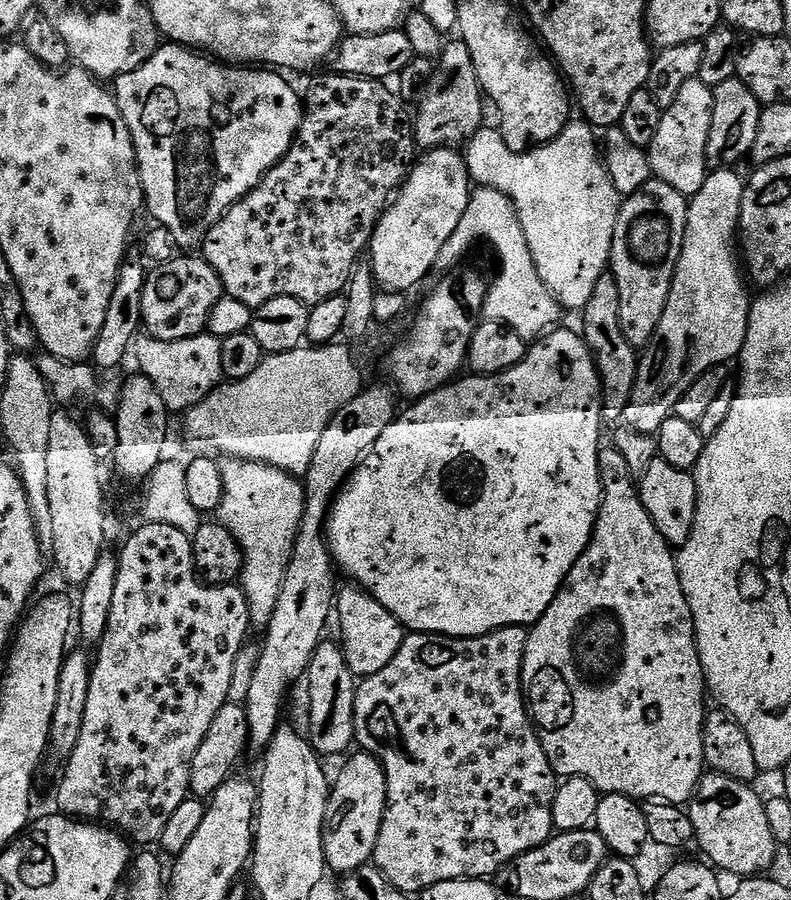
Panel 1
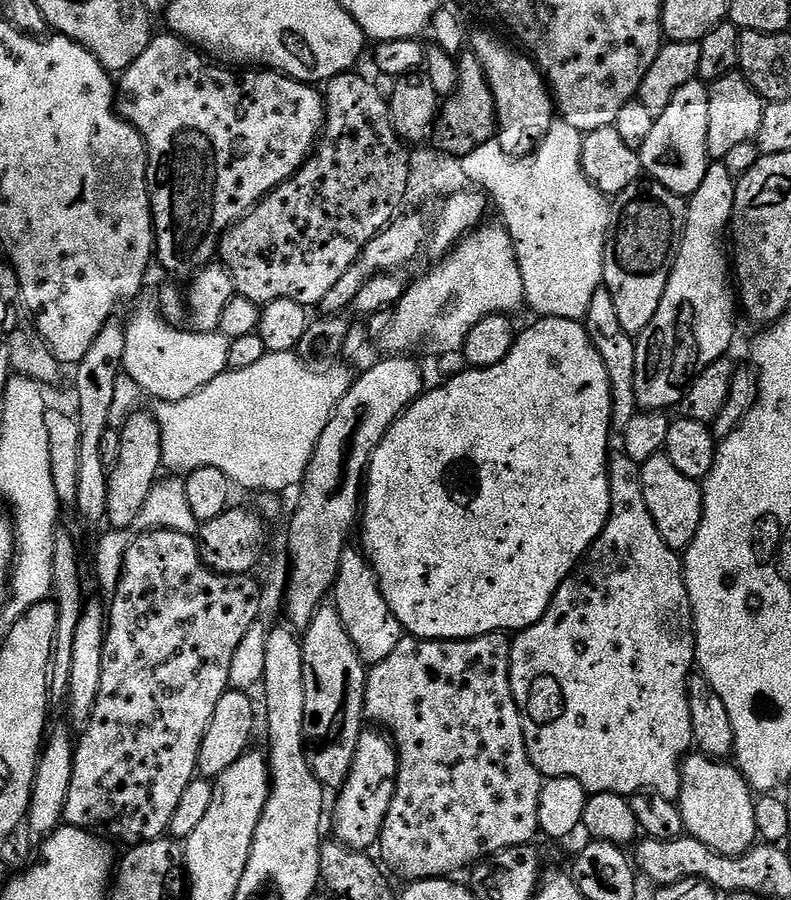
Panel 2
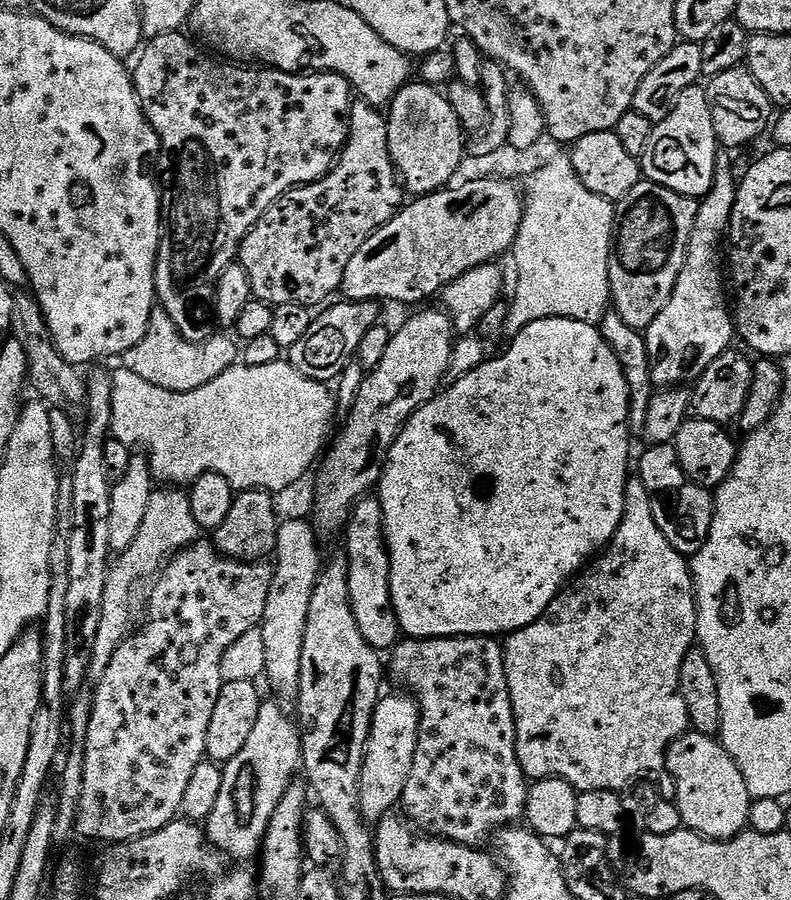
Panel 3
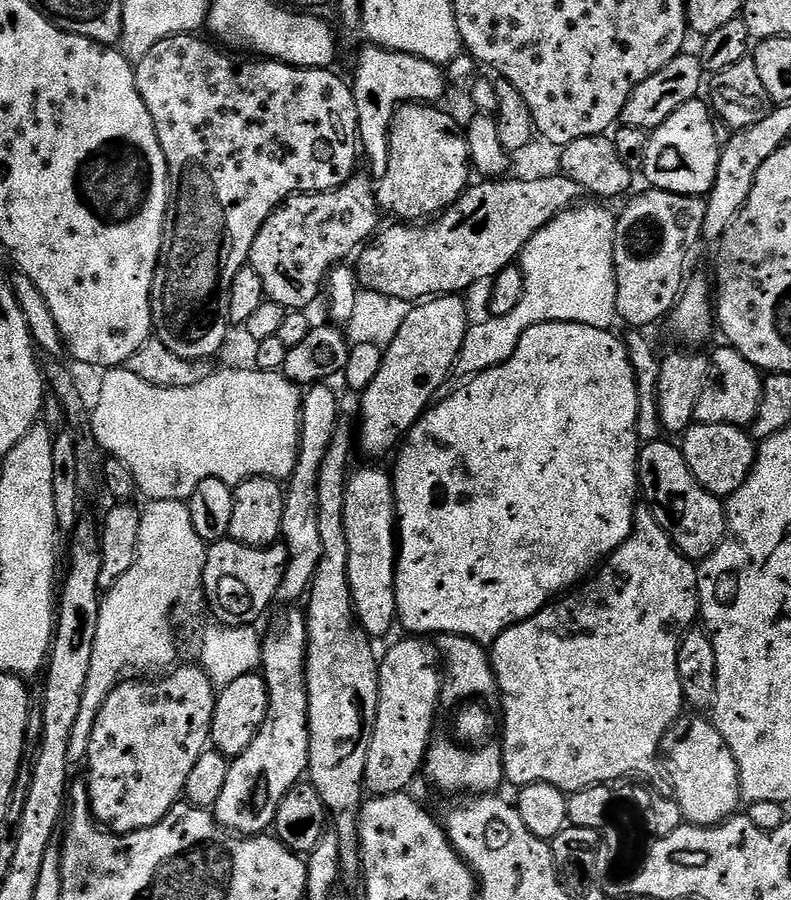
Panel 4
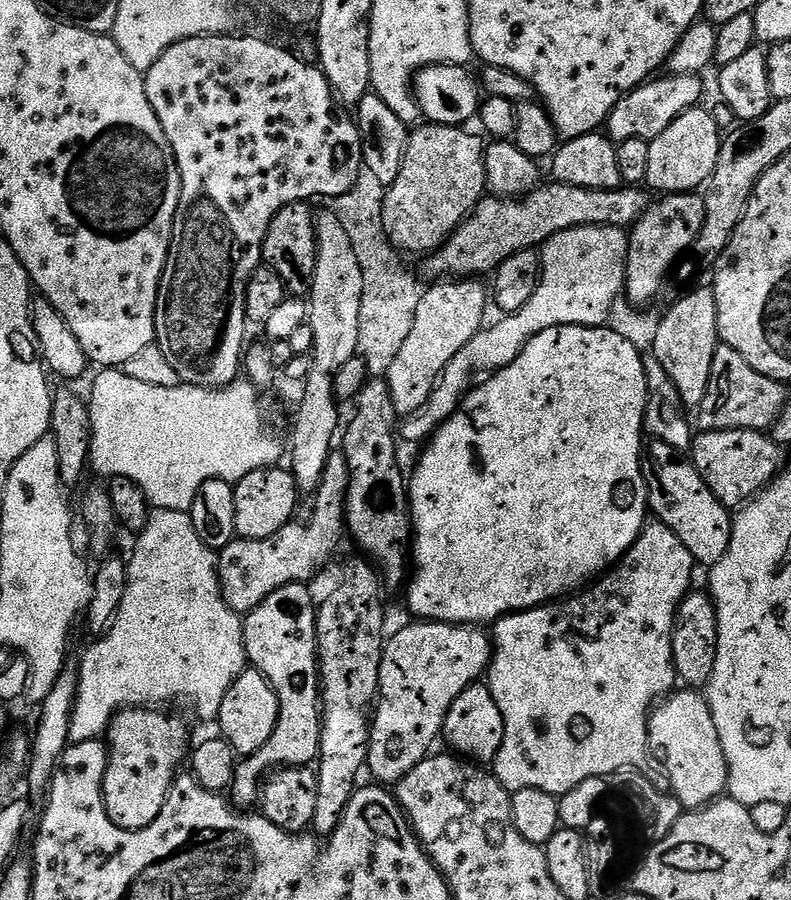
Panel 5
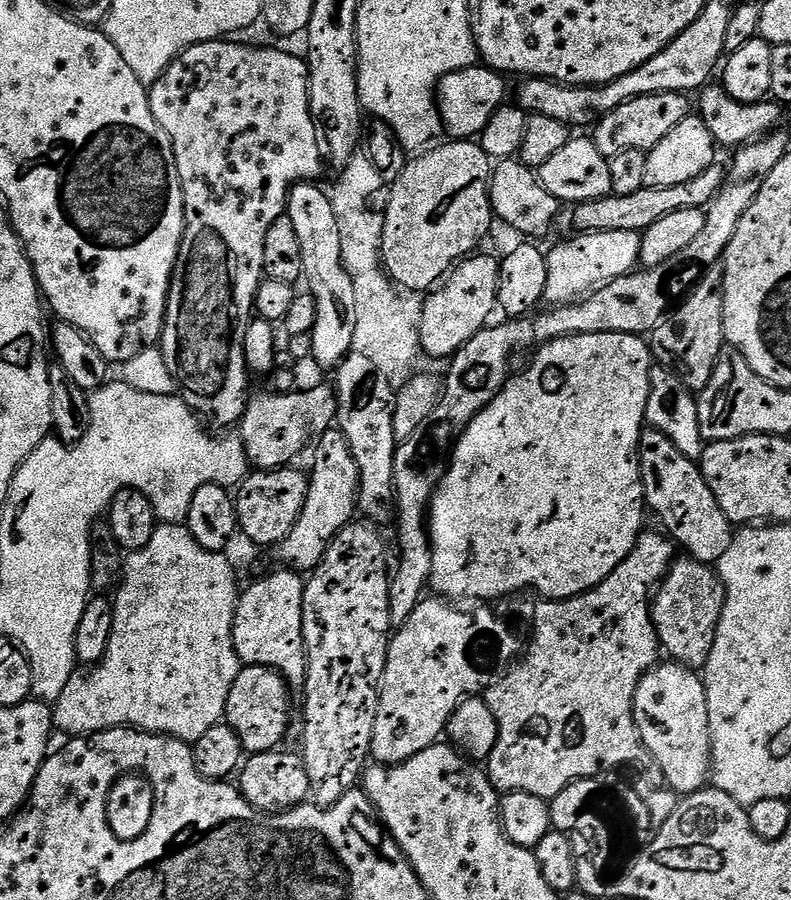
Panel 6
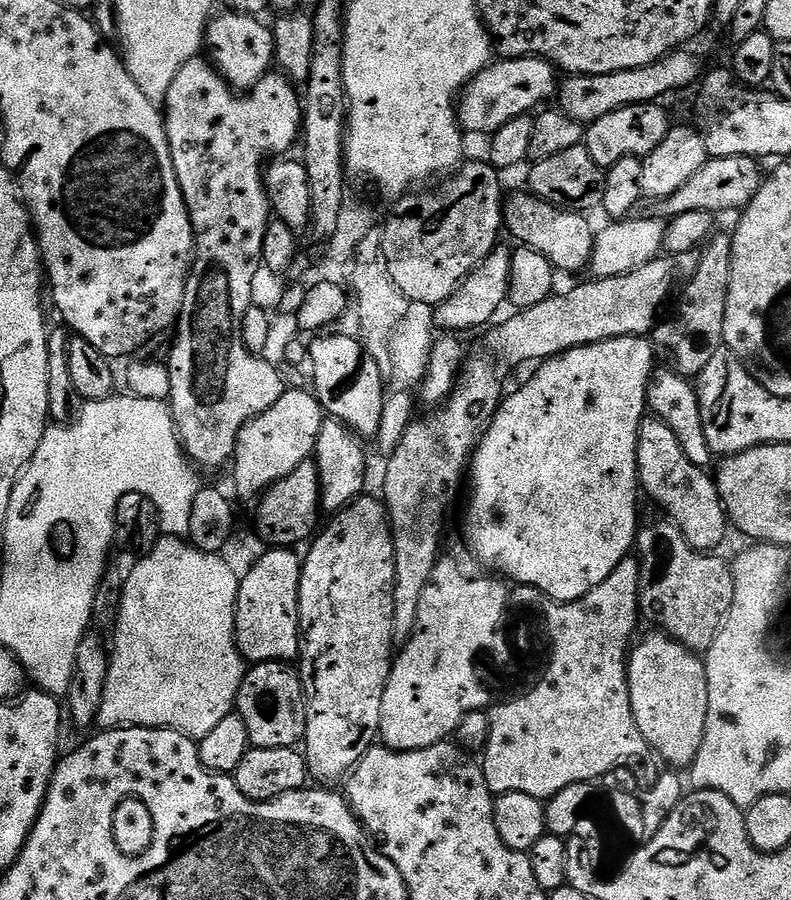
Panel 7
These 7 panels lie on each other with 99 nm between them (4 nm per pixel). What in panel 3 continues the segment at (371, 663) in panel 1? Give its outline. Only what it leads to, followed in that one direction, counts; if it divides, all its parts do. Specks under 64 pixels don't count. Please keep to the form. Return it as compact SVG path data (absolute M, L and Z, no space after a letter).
M365 498L357 500L352 508L346 525L346 531L343 533L346 555L348 558L348 597L350 606L354 610L354 622L358 622L358 630L362 638L366 638L369 646L377 650L395 649L398 641L401 639L400 619L396 617L396 609L392 607L392 577L394 575L394 560L390 555L390 544L384 541L384 532L386 533L384 523L384 511L380 505L379 499Z

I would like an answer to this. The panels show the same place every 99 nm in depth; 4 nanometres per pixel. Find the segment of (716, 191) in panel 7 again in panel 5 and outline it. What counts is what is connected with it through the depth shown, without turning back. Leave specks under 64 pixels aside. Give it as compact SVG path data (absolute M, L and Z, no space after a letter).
M555 182L546 184L523 198L481 199L473 208L472 215L425 259L428 260L424 264L425 274L436 276L432 278L480 278L483 272L495 273L506 258L527 248L539 249L552 236L571 228L610 226L631 229L650 207L649 193L636 186L590 190Z

